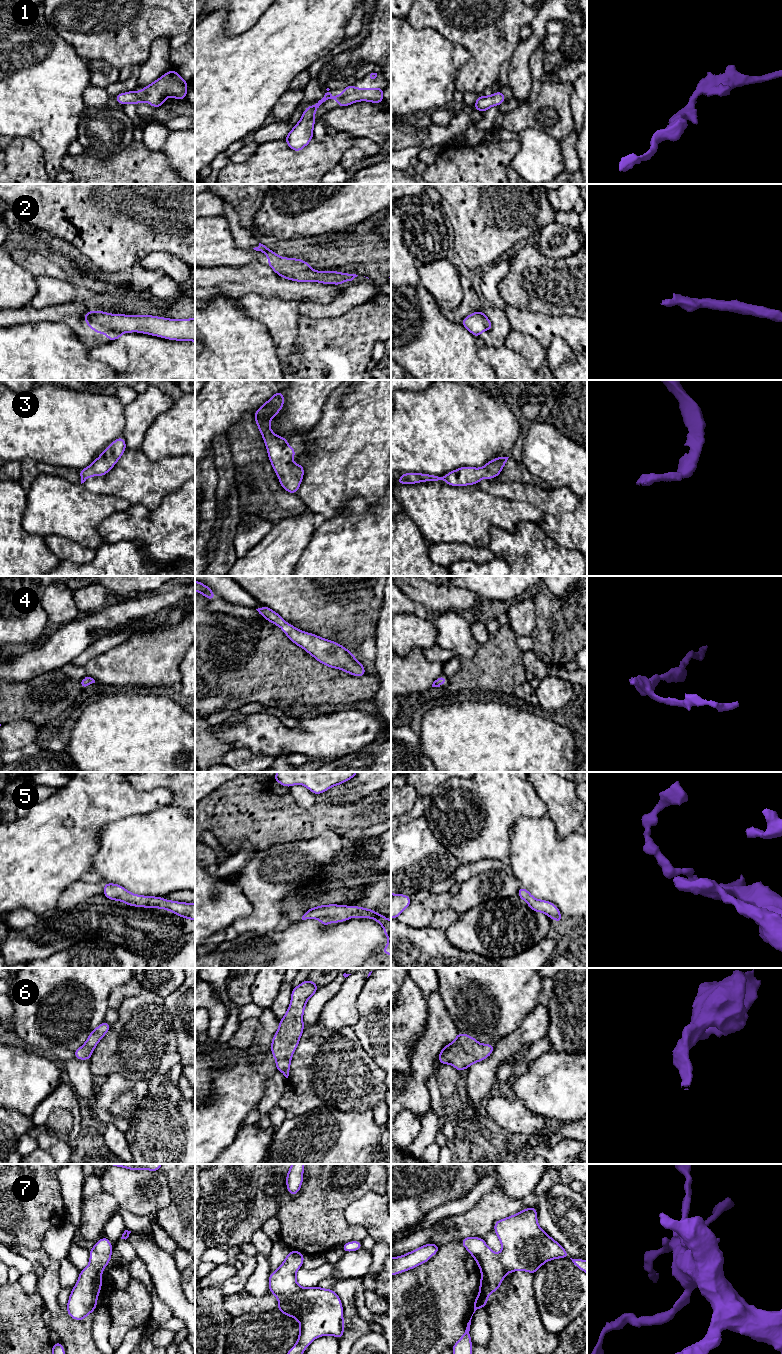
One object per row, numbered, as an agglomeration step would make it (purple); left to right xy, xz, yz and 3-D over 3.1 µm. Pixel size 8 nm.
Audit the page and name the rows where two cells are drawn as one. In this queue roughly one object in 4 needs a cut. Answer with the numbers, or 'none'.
none

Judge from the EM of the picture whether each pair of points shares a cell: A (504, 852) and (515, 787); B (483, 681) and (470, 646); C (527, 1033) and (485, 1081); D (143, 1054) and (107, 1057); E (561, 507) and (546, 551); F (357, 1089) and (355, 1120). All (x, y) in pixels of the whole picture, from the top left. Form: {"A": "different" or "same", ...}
{"A": "same", "B": "different", "C": "same", "D": "same", "E": "different", "F": "different"}

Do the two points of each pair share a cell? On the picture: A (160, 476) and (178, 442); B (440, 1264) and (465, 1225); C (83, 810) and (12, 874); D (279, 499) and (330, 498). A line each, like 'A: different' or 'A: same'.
A: different
B: different
C: same
D: different

